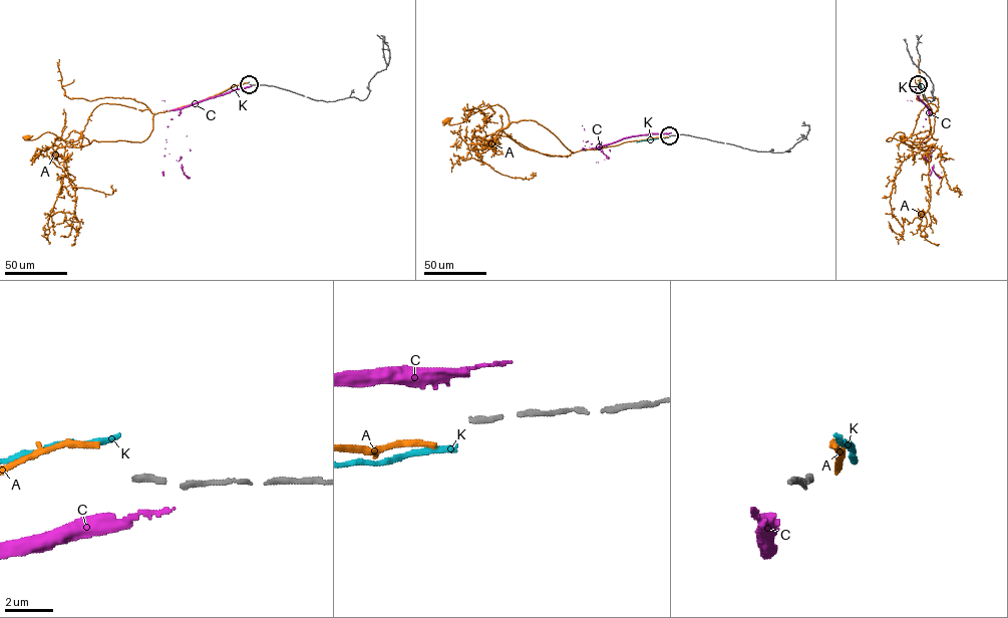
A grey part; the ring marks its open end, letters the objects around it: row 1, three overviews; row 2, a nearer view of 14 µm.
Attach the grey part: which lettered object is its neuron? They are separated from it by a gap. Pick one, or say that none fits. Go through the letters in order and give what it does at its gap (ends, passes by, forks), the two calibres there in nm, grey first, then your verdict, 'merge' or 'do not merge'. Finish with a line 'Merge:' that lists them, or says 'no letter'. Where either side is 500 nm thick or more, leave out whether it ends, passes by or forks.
A: it ends | 280/240 nm | do not merge
C: it passes by | 280/400 nm | do not merge
K: it ends | 280/240 nm | do not merge
Merge: no letter

